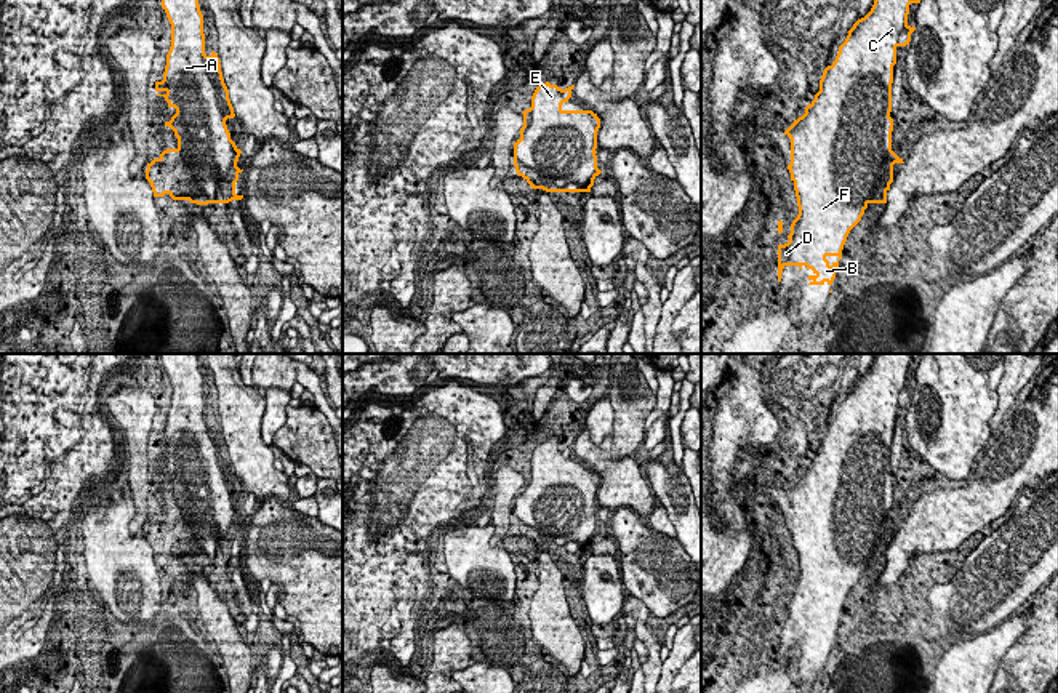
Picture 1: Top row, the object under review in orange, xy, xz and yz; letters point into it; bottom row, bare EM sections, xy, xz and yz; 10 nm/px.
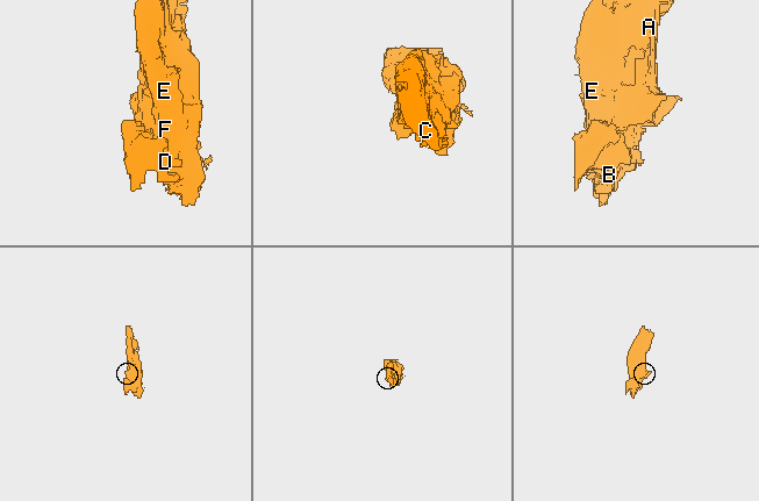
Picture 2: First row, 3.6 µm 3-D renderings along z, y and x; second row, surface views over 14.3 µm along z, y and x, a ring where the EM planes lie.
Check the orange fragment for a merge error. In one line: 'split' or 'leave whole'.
leave whole

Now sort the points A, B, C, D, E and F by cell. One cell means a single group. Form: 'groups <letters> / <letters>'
groups A B C D E F

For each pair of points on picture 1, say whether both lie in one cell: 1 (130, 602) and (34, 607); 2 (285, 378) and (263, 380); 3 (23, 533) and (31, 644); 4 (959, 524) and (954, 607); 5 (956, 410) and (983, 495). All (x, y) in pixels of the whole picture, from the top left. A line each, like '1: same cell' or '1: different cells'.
1: different cells
2: same cell
3: same cell
4: different cells
5: different cells

